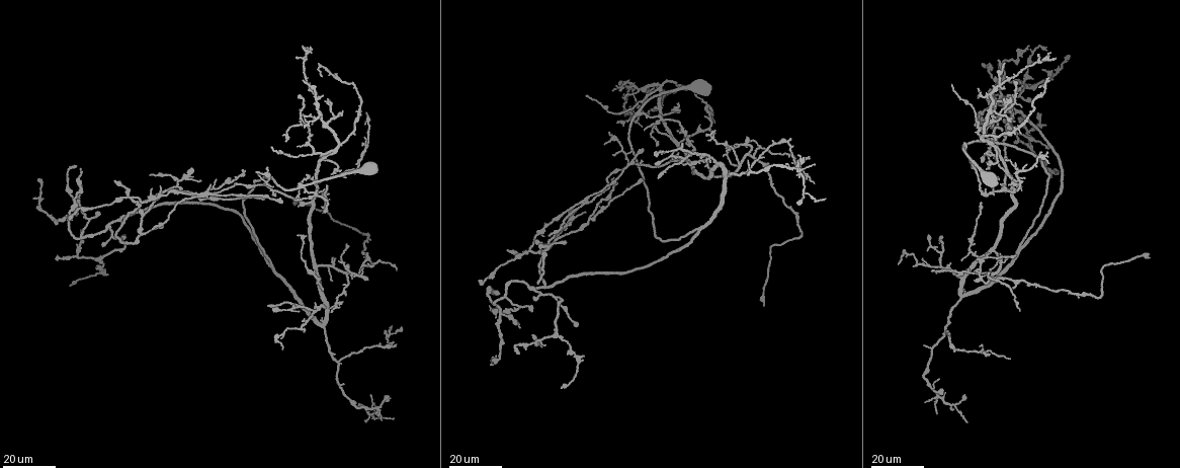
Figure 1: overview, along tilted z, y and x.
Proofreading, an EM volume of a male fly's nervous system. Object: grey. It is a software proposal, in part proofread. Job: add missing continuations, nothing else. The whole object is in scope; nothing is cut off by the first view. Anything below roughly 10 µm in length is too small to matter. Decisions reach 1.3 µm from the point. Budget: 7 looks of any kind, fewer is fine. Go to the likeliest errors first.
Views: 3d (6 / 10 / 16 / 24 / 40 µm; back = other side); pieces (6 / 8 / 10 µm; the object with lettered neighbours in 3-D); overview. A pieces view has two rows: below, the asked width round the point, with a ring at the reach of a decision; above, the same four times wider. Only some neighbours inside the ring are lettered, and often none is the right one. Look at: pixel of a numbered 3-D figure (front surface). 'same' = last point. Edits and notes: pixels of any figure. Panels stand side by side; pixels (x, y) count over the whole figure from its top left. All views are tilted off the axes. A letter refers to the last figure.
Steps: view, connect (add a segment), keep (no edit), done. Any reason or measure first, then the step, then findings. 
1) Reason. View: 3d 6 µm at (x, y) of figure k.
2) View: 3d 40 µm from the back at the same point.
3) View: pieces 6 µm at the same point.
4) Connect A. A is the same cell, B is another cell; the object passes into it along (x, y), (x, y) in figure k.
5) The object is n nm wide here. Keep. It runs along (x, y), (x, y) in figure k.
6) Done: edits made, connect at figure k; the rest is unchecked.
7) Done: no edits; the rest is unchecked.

Tapers out. View: 3d 24 µm at (547, 234) of figure 1.

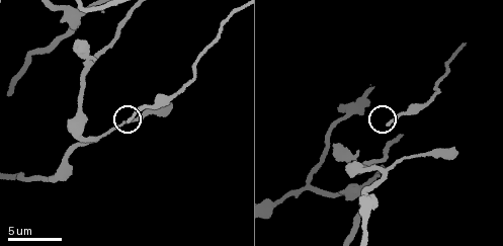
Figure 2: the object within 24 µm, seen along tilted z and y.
View: pieces 6 µm at (386, 124) of figure 2.

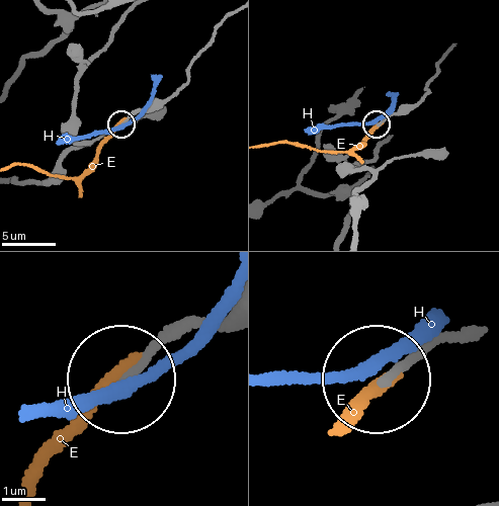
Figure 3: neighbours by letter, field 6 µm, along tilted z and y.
The object is 190 nm wide here. Keep. E and H are other cells; it runs along (448, 48), (427, 93), (414, 105), (378, 123) in figure 3; none of them fits.

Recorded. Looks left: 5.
Long arm stops here. View: 3d 24 µm at (81, 167) of figure 1.

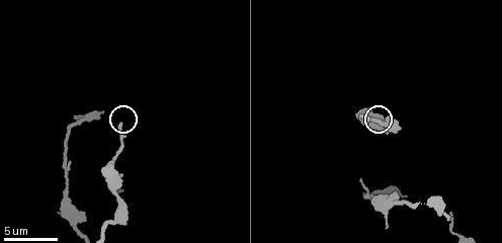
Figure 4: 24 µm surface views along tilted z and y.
Closer look. View: 3d 6 µm at (119, 123) of figure 4.

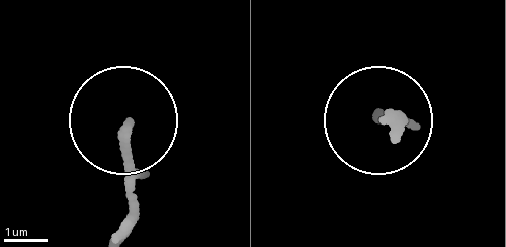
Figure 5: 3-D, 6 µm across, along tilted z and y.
View: pieces 8 µm at (125, 128) of figure 5.

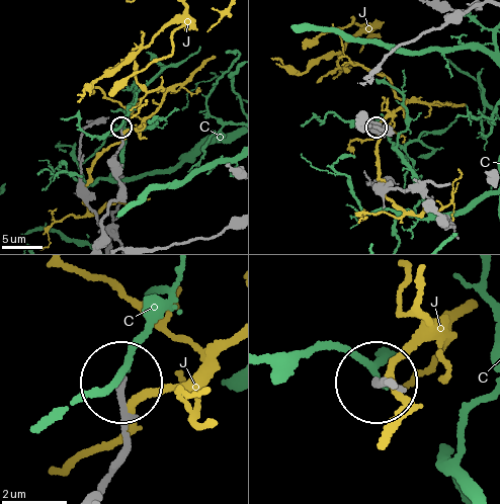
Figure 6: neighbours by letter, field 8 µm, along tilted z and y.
Keep. C and J are other cells; none of them fits.

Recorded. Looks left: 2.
Branch stops here. View: 3d 24 µm at (115, 181) of figure 1.

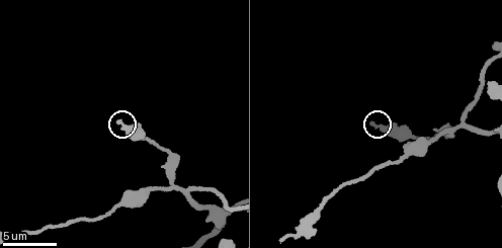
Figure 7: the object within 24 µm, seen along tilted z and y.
View: pieces 8 µm at (372, 126) of figure 7.

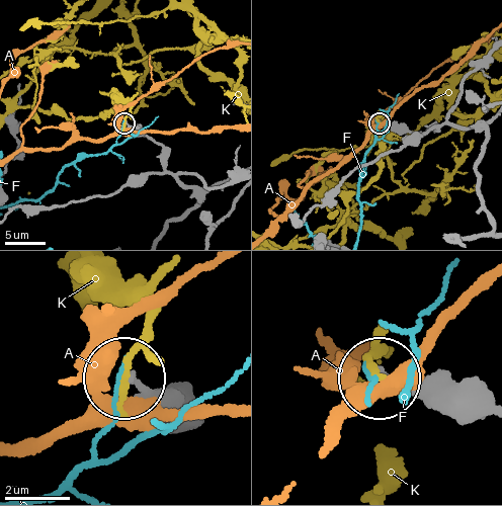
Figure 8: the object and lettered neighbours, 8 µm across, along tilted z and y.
Keep. A, F and K are other cells; none of them fits.

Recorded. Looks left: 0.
Done: no edits; the rest is unchecked.

